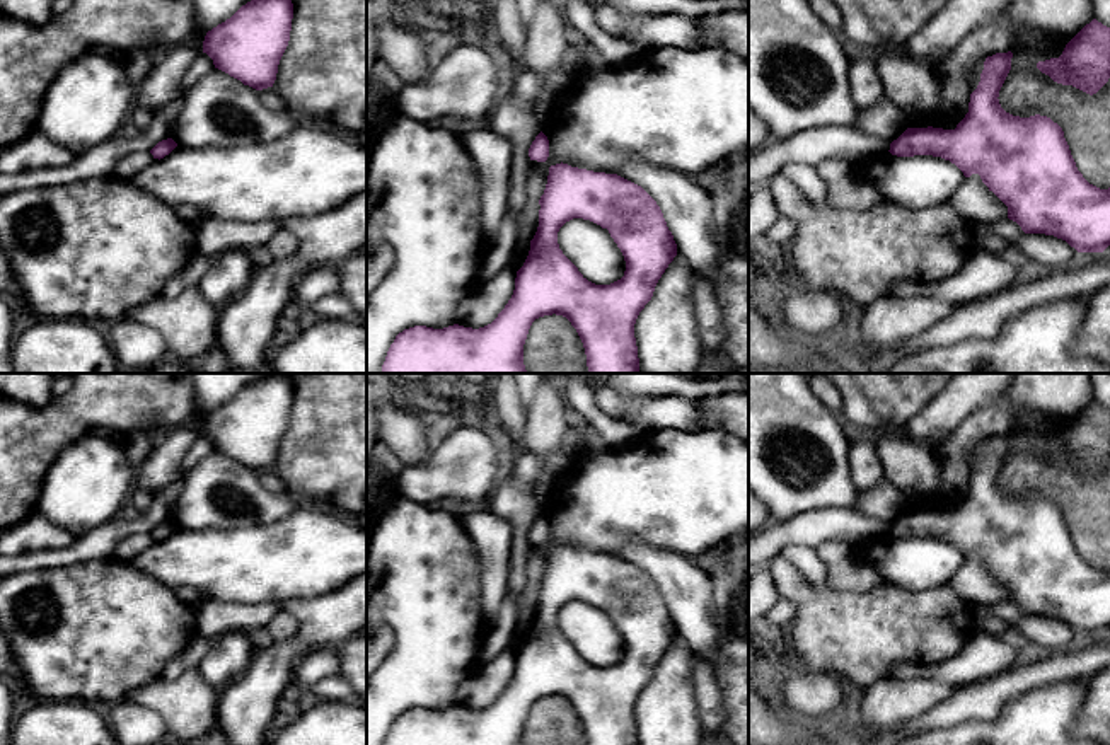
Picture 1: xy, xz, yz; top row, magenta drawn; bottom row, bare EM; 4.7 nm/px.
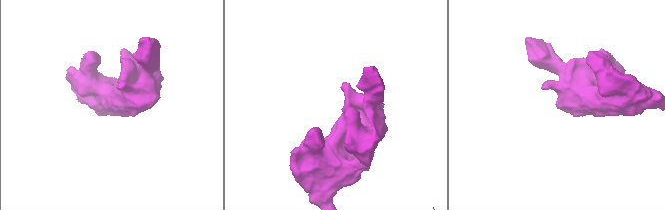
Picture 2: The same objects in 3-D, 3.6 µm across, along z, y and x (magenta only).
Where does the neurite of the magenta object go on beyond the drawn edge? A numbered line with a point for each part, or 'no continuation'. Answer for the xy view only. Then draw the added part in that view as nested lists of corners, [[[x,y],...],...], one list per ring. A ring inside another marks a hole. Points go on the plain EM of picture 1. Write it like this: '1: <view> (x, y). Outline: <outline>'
no continuation

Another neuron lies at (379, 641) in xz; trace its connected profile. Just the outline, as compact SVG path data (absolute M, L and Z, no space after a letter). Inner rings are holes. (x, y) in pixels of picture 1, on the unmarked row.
M387 626L367 631L367 679L380 667L394 646L394 634Z

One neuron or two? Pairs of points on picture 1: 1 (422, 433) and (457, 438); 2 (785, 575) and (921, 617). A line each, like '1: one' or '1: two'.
1: two
2: one

